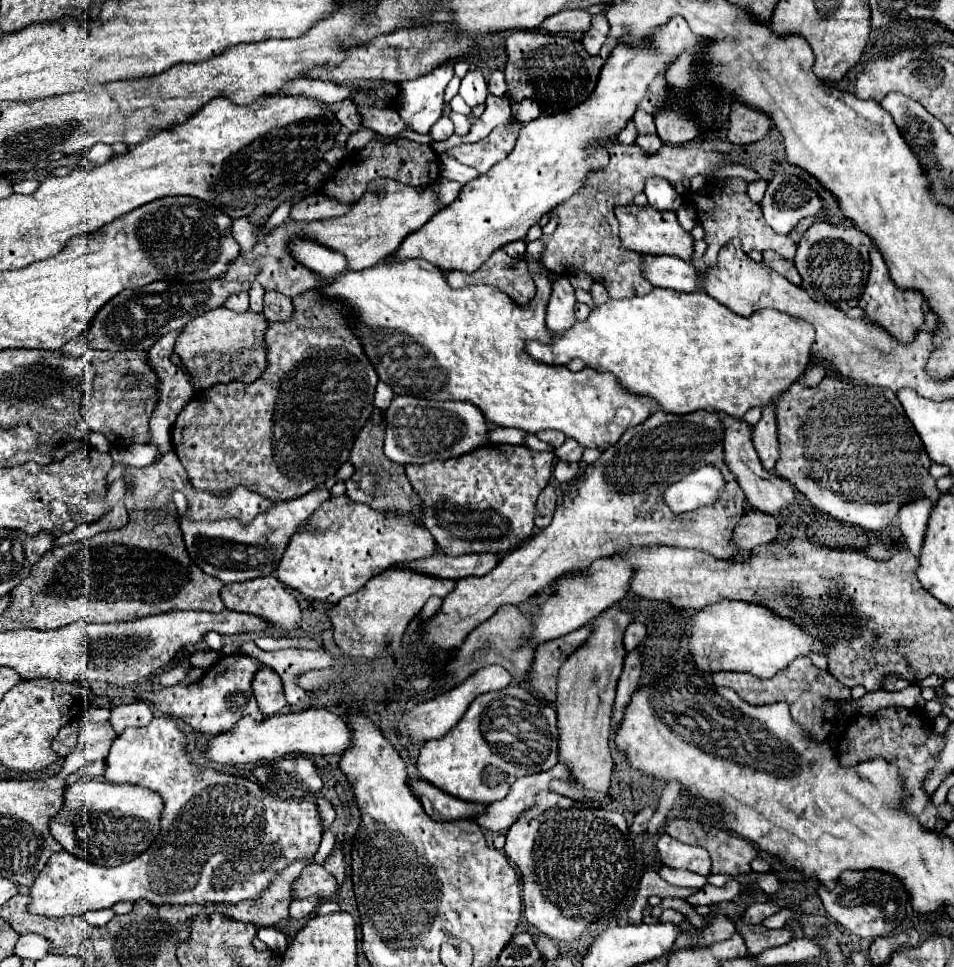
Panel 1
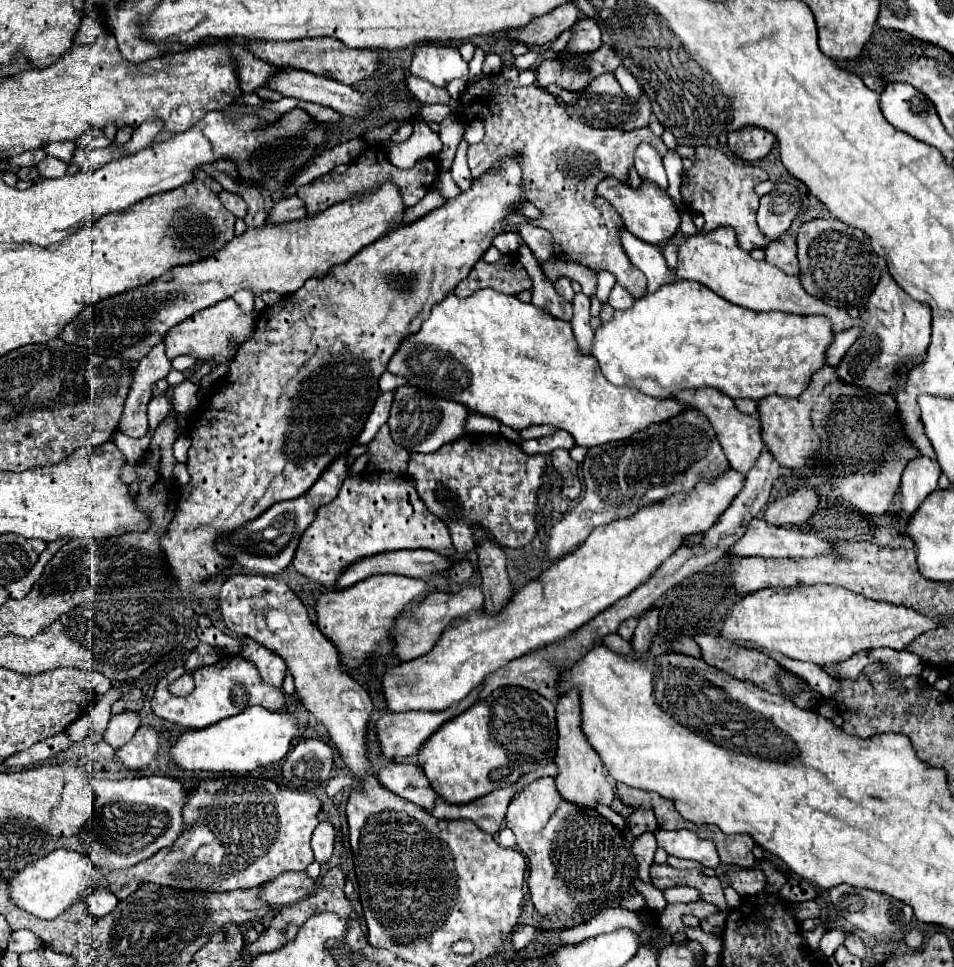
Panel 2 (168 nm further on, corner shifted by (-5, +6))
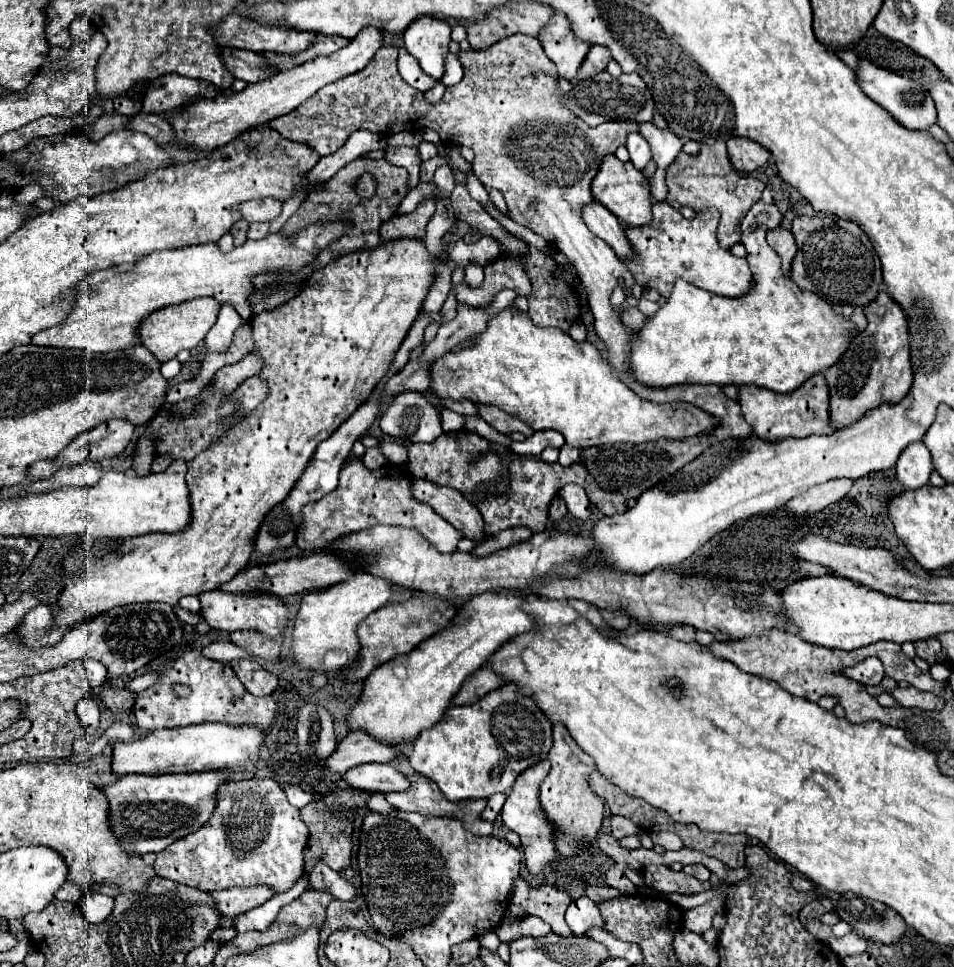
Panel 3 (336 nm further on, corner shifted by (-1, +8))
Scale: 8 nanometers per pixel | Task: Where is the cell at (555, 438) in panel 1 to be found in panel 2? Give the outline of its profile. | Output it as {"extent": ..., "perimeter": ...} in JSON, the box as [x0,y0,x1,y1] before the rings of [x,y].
{"extent":[519,425,557,439],"perimeter":[[[533,425],[529,429],[523,429],[519,435],[521,439],[539,439],[539,437],[545,437],[545,435],[553,435],[557,429],[553,429],[551,425]]]}

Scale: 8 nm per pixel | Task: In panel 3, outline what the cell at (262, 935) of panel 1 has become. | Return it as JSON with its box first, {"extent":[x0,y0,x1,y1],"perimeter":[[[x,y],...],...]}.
{"extent":[235,873,309,933],"perimeter":[[[307,873],[285,893],[277,893],[273,895],[267,903],[263,903],[261,907],[255,907],[247,913],[241,913],[235,921],[235,929],[239,933],[247,933],[247,931],[265,931],[277,917],[279,909],[285,905],[285,903],[291,903],[293,899],[297,899],[309,885],[309,877]]]}

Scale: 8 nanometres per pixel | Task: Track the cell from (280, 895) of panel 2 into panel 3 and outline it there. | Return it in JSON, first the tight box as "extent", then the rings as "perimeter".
{"extent":[213,885,275,917],"perimeter":[[[253,885],[253,887],[233,887],[233,889],[215,891],[213,899],[215,899],[217,907],[221,909],[221,915],[235,917],[235,915],[241,915],[249,909],[261,907],[273,895],[275,895],[273,889],[263,887],[263,885],[257,885],[257,887]]]}

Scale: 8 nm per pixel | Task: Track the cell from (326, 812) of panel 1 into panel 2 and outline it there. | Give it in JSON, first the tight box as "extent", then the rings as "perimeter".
{"extent":[311,823,335,863],"perimeter":[[[319,823],[317,829],[313,831],[313,839],[311,839],[311,849],[315,853],[315,861],[317,863],[327,863],[331,859],[333,853],[333,839],[335,839],[335,831],[333,825],[329,823]]]}

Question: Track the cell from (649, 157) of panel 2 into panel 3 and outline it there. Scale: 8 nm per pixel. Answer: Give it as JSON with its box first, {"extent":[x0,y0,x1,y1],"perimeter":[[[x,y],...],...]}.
{"extent":[627,133,651,171],"perimeter":[[[629,133],[627,135],[627,151],[631,155],[631,163],[643,171],[645,165],[651,161],[651,149],[649,143],[639,135],[639,133]]]}

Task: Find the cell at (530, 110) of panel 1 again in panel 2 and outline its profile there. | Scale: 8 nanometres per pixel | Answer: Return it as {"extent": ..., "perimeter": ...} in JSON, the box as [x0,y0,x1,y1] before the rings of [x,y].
{"extent":[545,73,651,131],"perimeter":[[[609,73],[609,75],[601,75],[597,79],[593,79],[593,83],[589,83],[583,91],[567,91],[563,87],[557,85],[547,85],[545,91],[549,91],[555,97],[561,97],[561,101],[565,103],[565,109],[569,113],[571,119],[581,121],[585,125],[591,127],[617,127],[623,131],[633,131],[639,127],[647,127],[651,121],[651,103],[647,99],[647,95],[643,93],[639,99],[633,99],[629,95],[623,93],[621,85],[617,83],[617,79]]]}

